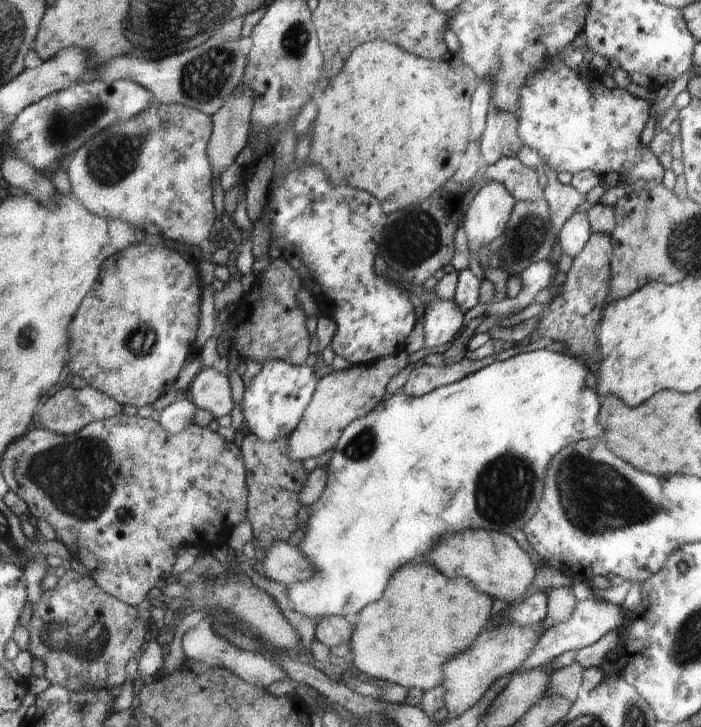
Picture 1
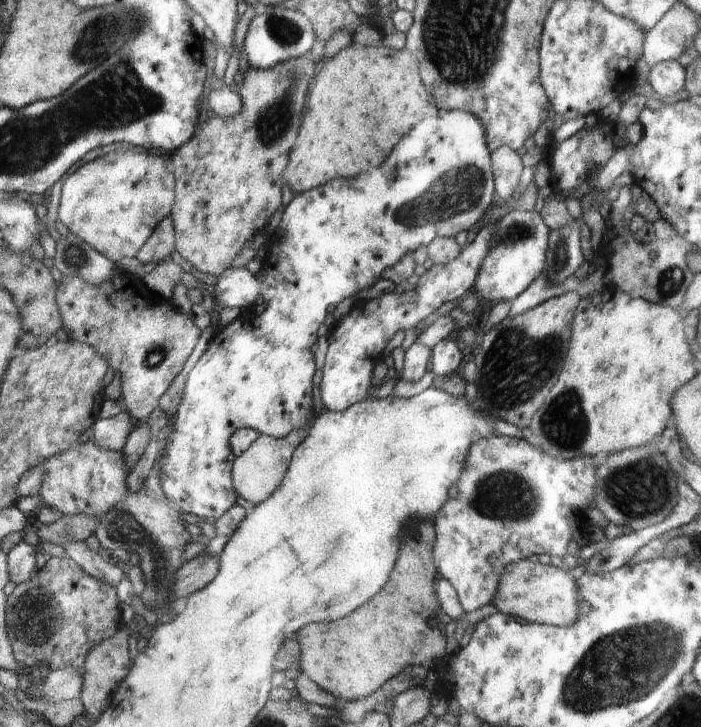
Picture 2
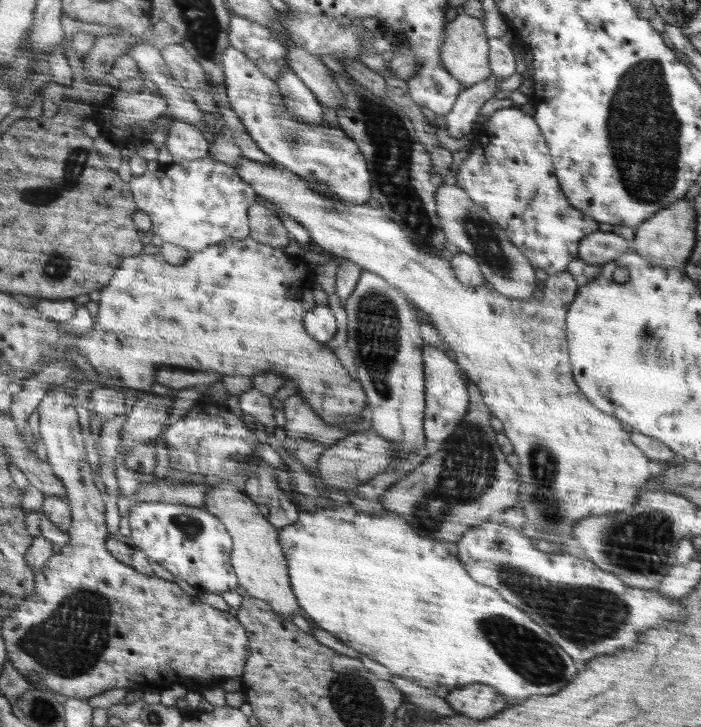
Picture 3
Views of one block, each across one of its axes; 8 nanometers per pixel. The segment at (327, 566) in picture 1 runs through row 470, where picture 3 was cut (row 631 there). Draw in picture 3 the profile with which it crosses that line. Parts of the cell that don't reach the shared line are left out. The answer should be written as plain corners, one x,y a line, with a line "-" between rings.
351,507
320,508
316,512
301,511
297,523
279,530
280,546
283,546
283,553
286,555
289,564
292,590
297,597
300,607
303,607
305,616
312,618
316,625
331,632
340,641
354,648
358,653
388,667
392,675
412,678
413,681
418,682
422,680
422,686
426,686
426,688
430,688
434,682
438,682
442,686
462,686
462,684
474,684
474,682
490,684
492,688
496,688
508,700
510,698
526,700
528,696
556,694
558,690
562,690
574,678
574,674
582,666
582,664
574,662
566,654
566,650
555,642
554,638
547,632
547,629
544,629
537,621
532,620
528,613
522,612
520,608
516,608
516,605
504,600
498,590
488,585
482,585
478,581
474,582
472,576
466,574
467,570
462,568
464,564
448,552
448,544
446,542
436,542
436,540
418,536
416,529
399,515
380,512
375,508
366,513
356,512

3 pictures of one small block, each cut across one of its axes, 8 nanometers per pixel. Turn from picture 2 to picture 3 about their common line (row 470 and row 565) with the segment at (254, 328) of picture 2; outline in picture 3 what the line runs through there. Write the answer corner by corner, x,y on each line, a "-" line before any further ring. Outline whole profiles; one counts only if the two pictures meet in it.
136,502
130,508
128,522
132,530
131,545
135,550
142,551
148,560
157,562
166,568
174,577
186,581
192,586
197,586
201,592
222,594
232,590
228,586
228,574
234,574
231,566
232,540
227,532
227,527
206,509
199,509
182,504
164,502

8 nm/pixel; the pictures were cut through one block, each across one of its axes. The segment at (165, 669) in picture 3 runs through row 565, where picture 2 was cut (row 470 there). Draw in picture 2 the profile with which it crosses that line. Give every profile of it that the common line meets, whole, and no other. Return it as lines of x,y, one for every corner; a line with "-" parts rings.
94,441
76,444
73,449
47,459
43,464
45,476
39,496
45,505
63,515
94,515
100,522
129,493
125,481
132,469
127,468
121,451
104,449

